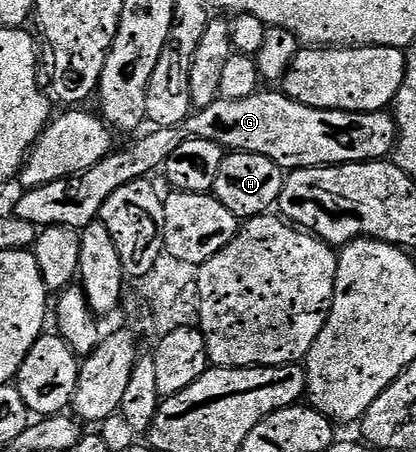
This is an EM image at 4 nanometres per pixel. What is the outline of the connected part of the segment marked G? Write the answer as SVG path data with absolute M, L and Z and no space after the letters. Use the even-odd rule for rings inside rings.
M258 92L246 98L218 97L210 106L200 107L199 115L188 117L185 123L174 124L168 128L156 128L146 138L141 139L137 146L130 150L110 152L99 164L87 168L81 174L72 174L69 178L60 178L51 184L34 186L24 191L25 195L17 202L16 217L23 220L31 220L38 228L47 226L66 226L72 230L82 231L86 226L98 221L102 217L105 205L123 188L125 184L131 184L140 178L149 178L152 170L160 171L179 148L192 138L211 140L215 144L224 146L226 151L240 152L243 154L258 154L267 156L267 160L275 160L287 172L294 170L310 170L316 166L342 166L352 162L379 162L388 159L394 153L399 133L396 117L384 110L371 112L320 110L308 107L307 104L297 103L282 92L265 94Z

